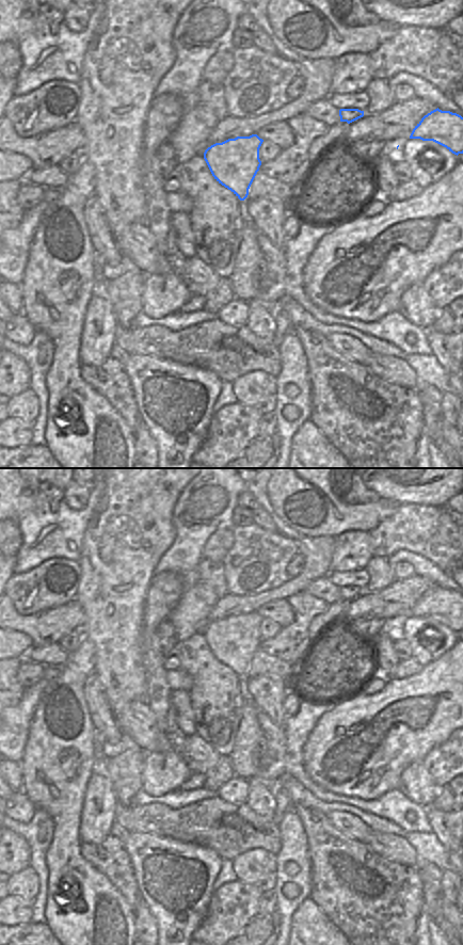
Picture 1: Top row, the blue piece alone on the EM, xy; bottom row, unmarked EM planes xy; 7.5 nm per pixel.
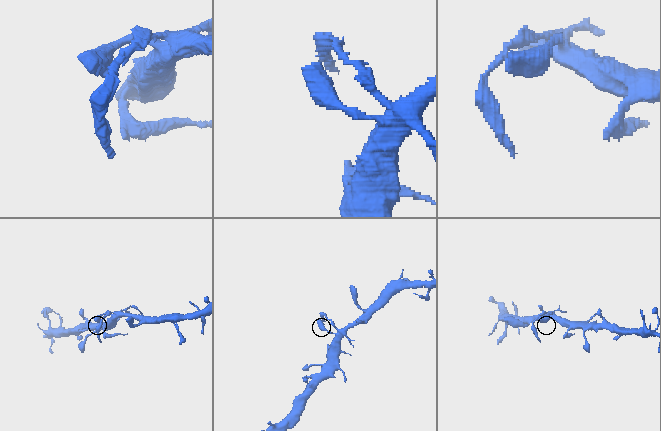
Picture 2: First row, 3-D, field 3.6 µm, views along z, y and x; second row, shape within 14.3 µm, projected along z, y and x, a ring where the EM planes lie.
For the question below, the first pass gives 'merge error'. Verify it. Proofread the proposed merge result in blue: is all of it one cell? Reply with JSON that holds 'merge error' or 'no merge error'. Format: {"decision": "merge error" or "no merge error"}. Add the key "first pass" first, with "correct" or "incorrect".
{"first pass": "correct", "decision": "merge error"}

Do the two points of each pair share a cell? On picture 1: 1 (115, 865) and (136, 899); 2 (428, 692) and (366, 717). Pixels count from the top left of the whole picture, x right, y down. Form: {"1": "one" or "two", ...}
{"1": "one", "2": "one"}

